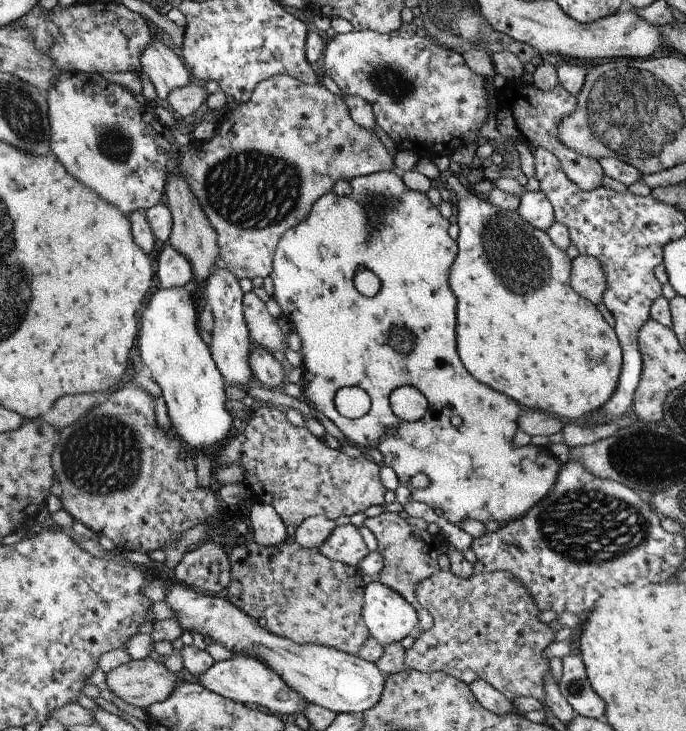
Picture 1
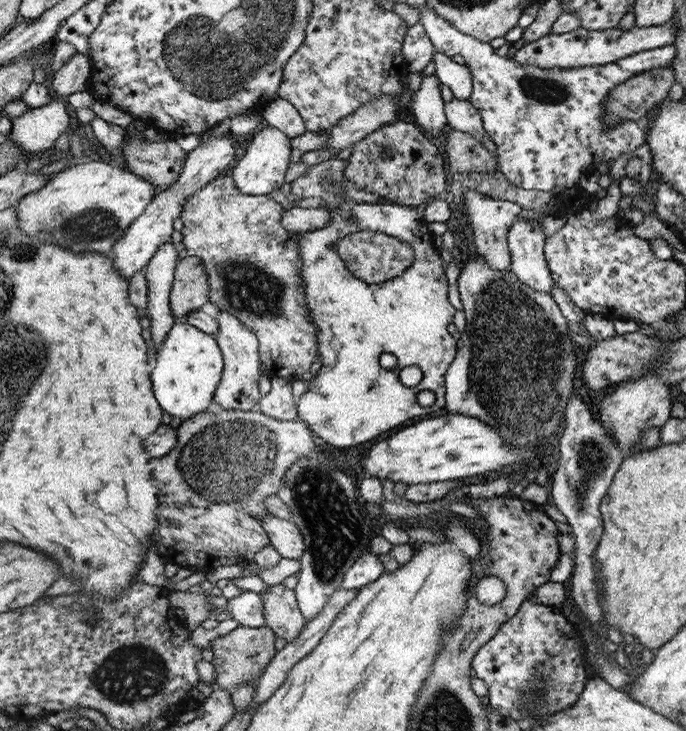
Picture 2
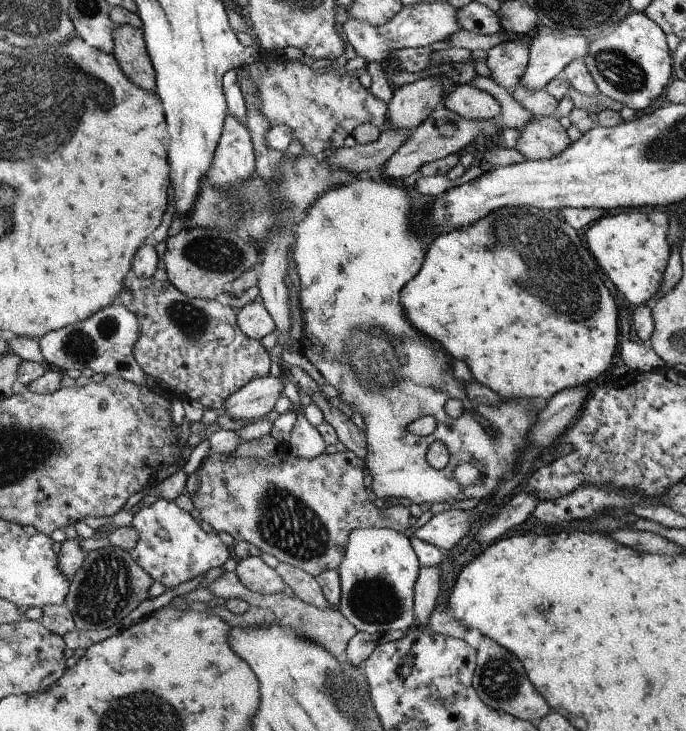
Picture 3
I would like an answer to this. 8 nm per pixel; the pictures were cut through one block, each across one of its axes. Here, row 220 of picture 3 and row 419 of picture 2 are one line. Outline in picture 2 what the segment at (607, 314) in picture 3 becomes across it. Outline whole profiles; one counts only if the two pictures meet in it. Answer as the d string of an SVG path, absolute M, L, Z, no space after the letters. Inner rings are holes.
M477 255L476 258L472 258L461 270L458 278L458 292L460 292L460 299L462 305L464 305L464 313L466 313L466 326L464 331L460 334L457 340L457 351L455 359L452 361L452 365L448 368L445 375L445 409L448 413L452 414L464 414L470 415L472 418L481 420L488 426L493 426L494 430L497 430L505 442L509 442L511 446L524 446L524 444L530 444L530 446L539 447L542 442L548 442L550 434L556 434L558 430L562 430L562 422L564 422L564 410L567 409L567 402L571 396L574 396L574 380L576 380L576 372L580 368L583 357L578 353L578 347L580 347L581 340L576 337L572 331L572 326L569 324L568 319L560 314L560 308L558 304L554 302L553 297L550 294L544 294L544 292L536 292L528 285L520 282L511 270L504 270L504 272L498 272L494 268L490 268L484 262L484 258L480 258Z

